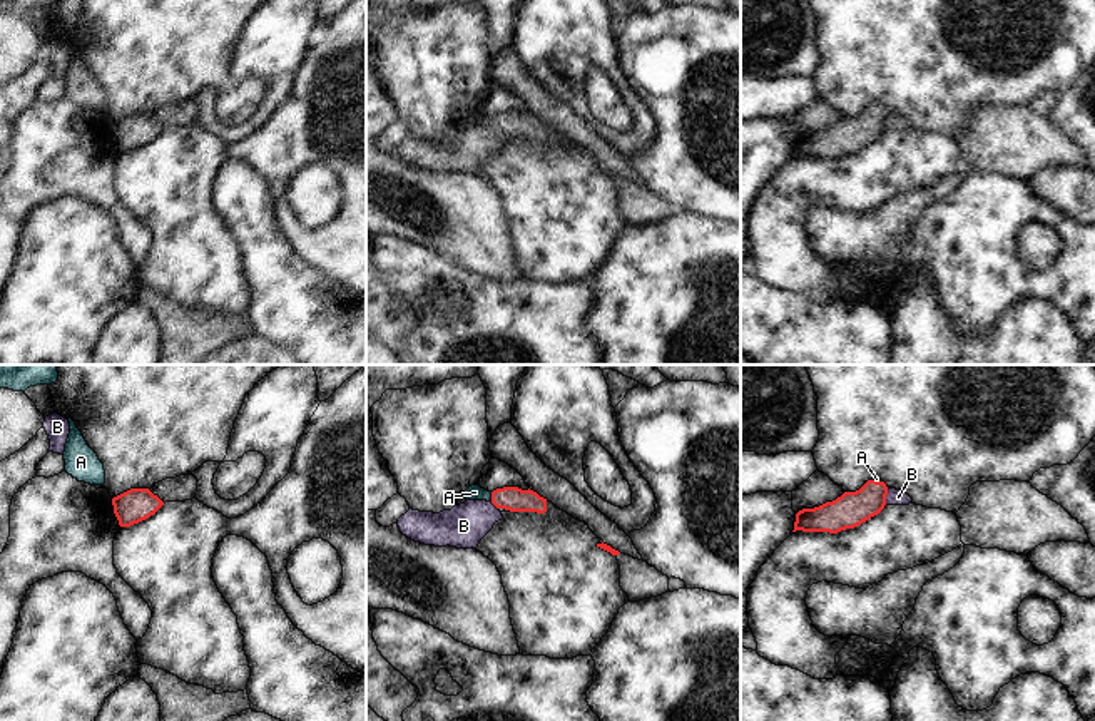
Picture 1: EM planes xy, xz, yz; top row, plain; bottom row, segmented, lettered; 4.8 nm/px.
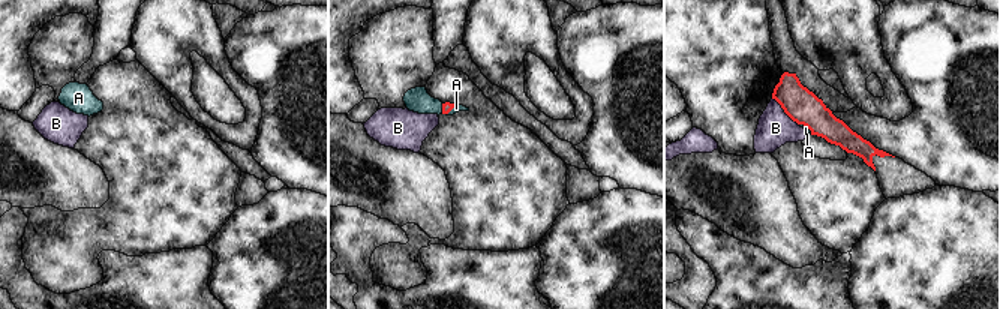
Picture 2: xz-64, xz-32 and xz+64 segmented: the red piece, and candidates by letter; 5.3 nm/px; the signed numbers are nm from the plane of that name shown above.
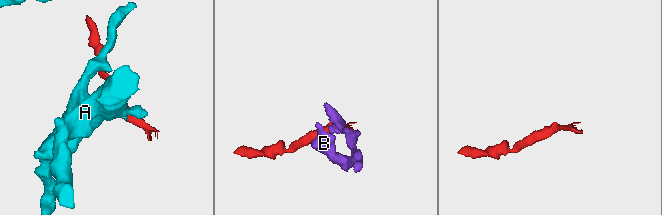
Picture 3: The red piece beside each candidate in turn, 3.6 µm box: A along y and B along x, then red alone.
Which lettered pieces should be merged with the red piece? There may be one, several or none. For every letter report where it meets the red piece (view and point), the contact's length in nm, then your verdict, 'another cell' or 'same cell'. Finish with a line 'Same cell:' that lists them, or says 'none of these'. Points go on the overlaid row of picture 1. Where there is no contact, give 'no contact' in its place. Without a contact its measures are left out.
A: contact xz (492, 497); length 50 nm; same cell
B: contact yz (885, 497); length 80 nm; another cell
Same cell: A

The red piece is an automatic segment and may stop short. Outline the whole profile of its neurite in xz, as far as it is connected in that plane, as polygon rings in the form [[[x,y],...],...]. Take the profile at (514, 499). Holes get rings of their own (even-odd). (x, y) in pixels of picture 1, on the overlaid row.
[[[478,483],[465,490],[466,500],[486,500],[491,502],[500,512],[547,512],[547,499],[540,497],[533,490],[522,490],[518,487],[503,487],[493,492],[481,488]]]

